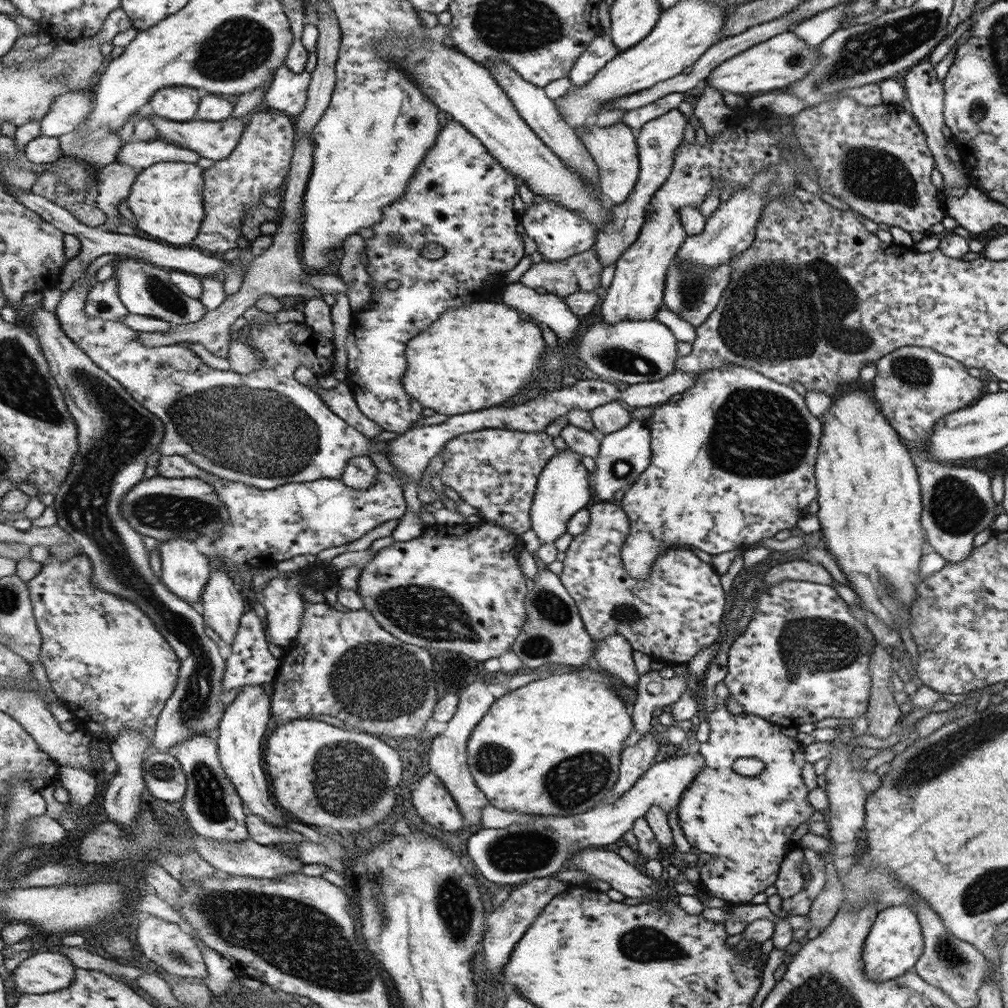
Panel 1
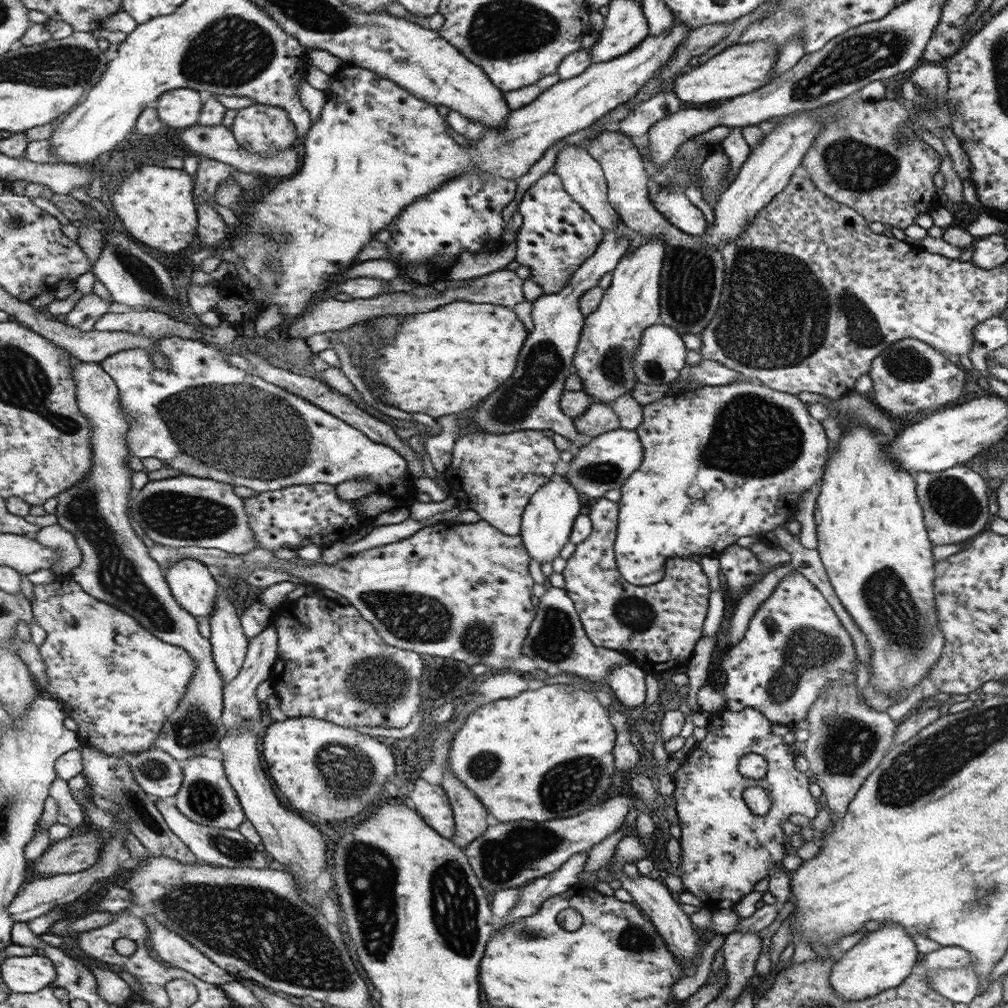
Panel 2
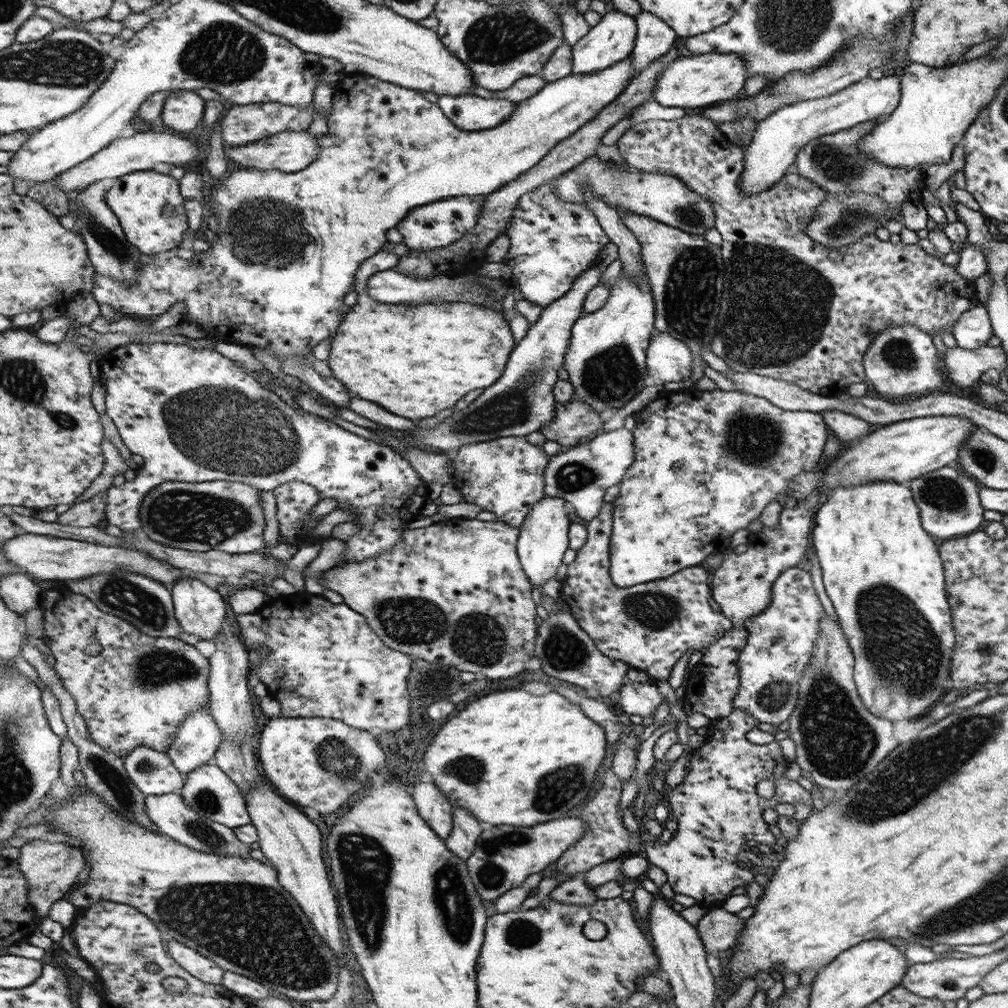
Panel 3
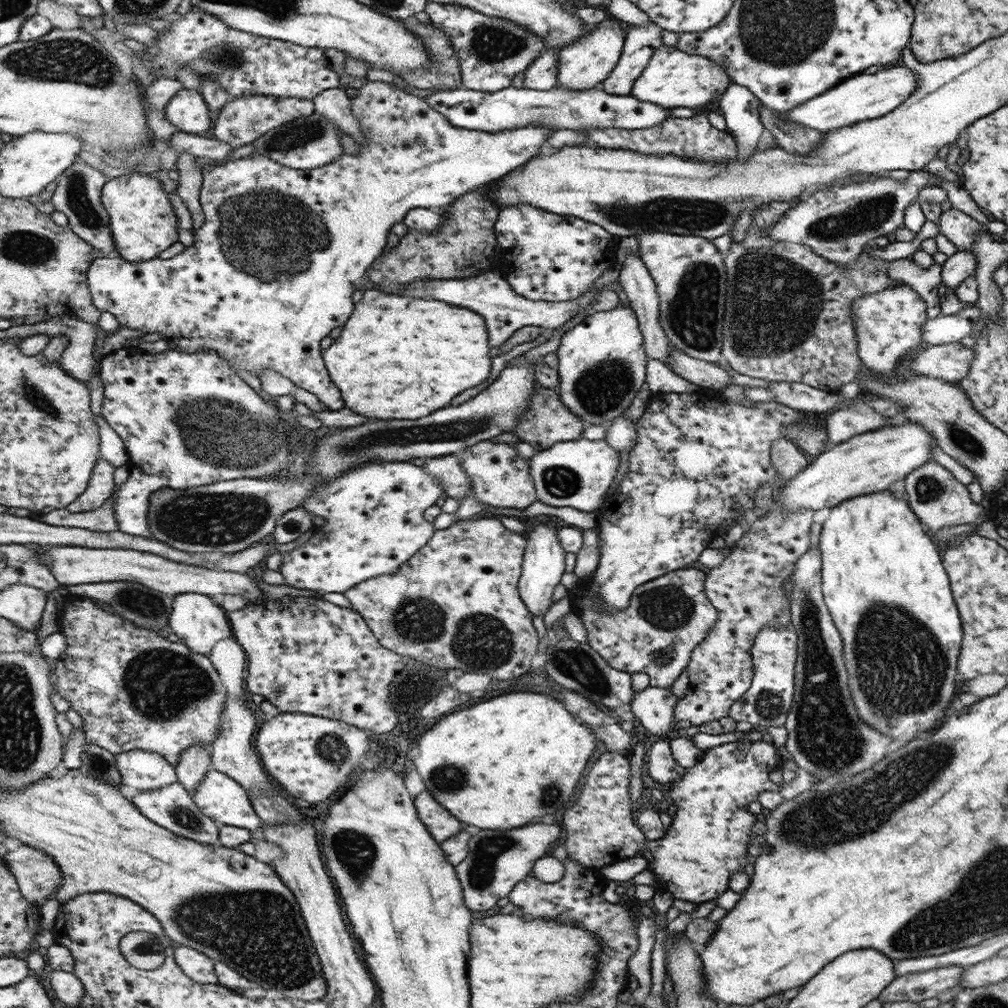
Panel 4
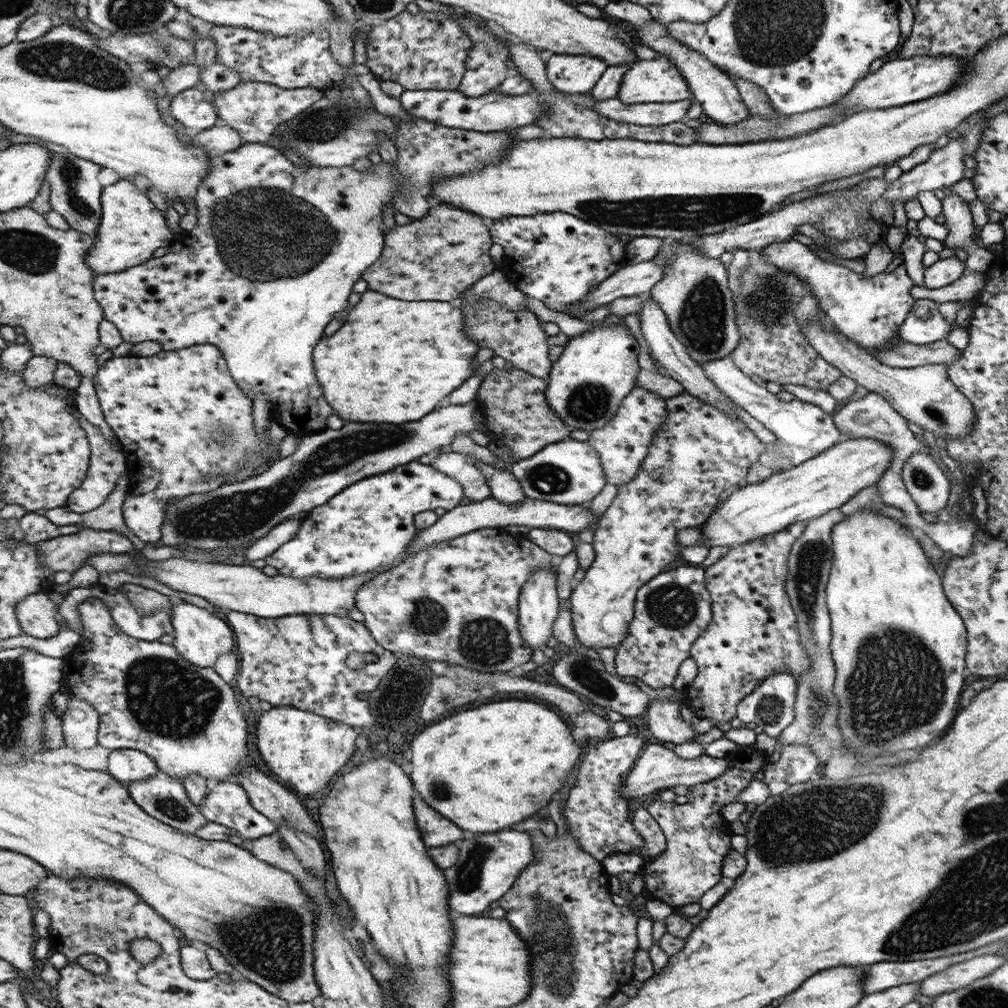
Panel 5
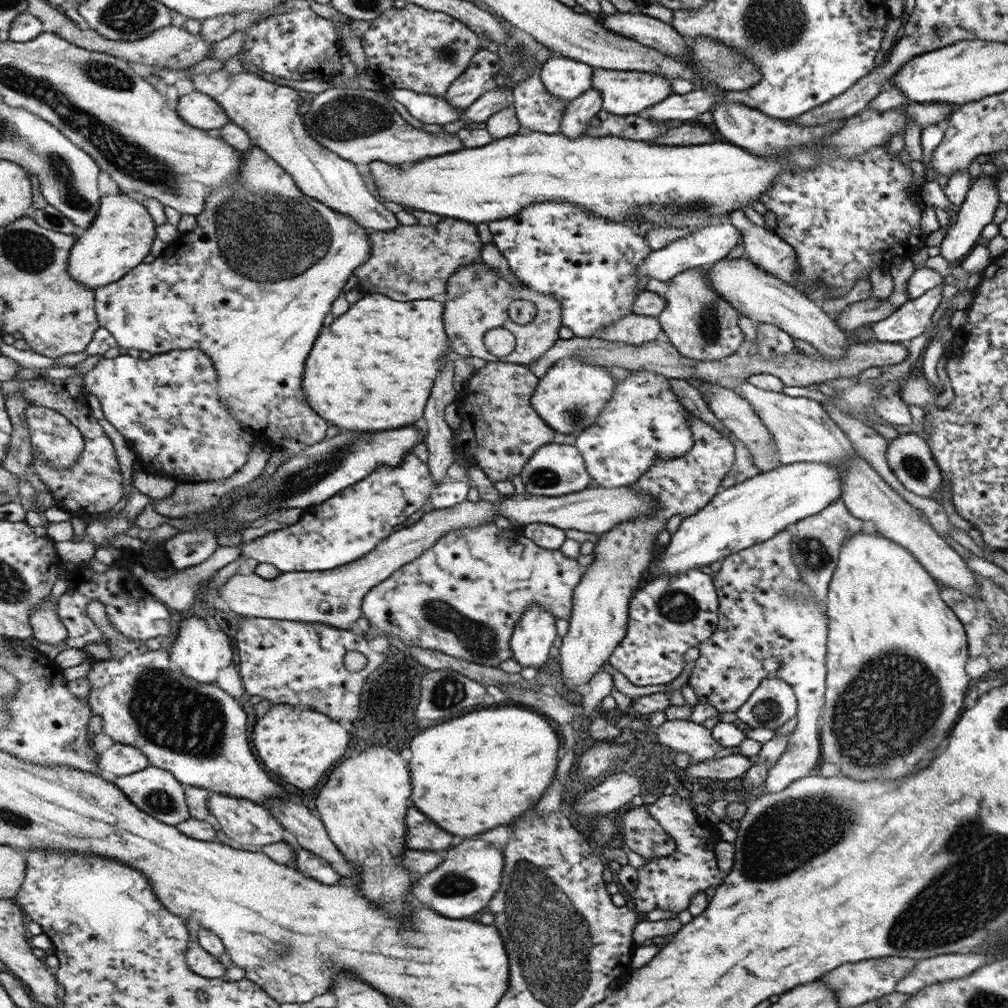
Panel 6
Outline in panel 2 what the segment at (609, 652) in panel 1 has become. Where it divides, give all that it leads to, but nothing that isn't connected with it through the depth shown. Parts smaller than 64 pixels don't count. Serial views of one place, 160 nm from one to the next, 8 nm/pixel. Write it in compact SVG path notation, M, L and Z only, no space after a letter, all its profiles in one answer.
M633 662L617 666L610 672L610 687L627 709L634 710L636 706L644 704L646 676L645 670L638 668Z

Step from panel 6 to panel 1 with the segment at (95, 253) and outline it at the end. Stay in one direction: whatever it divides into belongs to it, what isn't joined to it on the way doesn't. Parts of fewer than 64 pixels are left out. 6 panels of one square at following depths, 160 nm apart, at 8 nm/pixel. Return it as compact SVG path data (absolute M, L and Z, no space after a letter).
M160 162L138 174L124 203L134 213L138 229L177 247L197 239L205 218L204 193L205 178L197 163Z

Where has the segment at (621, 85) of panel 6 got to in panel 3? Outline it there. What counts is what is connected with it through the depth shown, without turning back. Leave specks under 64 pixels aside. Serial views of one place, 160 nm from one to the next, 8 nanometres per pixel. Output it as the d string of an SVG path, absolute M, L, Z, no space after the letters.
M685 53L675 58L661 72L652 98L667 107L707 108L734 99L744 88L747 77L746 61L740 55Z

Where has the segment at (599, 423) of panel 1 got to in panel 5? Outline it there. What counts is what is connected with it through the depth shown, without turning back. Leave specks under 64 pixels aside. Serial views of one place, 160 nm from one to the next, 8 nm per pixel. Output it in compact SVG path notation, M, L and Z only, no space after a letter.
M513 368L512 370L492 369L480 385L477 398L485 404L486 434L494 442L505 444L513 452L513 463L530 458L547 445L561 442L571 435L569 425L550 408L545 392L549 381L542 377Z

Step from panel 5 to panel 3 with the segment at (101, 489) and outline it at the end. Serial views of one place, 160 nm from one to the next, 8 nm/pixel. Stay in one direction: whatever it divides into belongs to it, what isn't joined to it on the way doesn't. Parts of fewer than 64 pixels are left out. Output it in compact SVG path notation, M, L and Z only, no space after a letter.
M106 492L78 503L59 515L57 522L68 526L95 526L105 518Z

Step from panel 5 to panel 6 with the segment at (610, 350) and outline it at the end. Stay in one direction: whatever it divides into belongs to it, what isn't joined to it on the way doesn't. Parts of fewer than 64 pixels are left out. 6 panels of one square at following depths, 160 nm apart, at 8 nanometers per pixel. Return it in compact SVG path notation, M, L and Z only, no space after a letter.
M576 355L561 358L540 378L534 391L532 405L557 433L570 434L588 428L599 418L613 398L617 381L606 367L582 360Z

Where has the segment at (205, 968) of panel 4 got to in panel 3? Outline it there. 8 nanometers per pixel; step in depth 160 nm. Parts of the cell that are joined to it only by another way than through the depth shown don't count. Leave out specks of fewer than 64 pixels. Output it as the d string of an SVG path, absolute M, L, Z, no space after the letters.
M167 939L168 953L179 965L189 971L192 976L198 977L208 984L222 985L225 970L196 950L184 946L174 939Z

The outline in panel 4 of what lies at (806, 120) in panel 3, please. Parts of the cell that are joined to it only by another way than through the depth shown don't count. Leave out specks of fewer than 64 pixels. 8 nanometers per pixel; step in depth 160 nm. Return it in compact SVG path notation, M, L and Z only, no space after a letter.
M904 64L886 66L874 74L862 72L851 76L837 84L832 90L810 99L792 111L782 113L781 116L784 116L785 120L789 120L789 122L826 133L836 128L849 127L857 122L888 115L904 103L917 90L918 86L920 86L920 76L917 76L912 68L908 68Z

